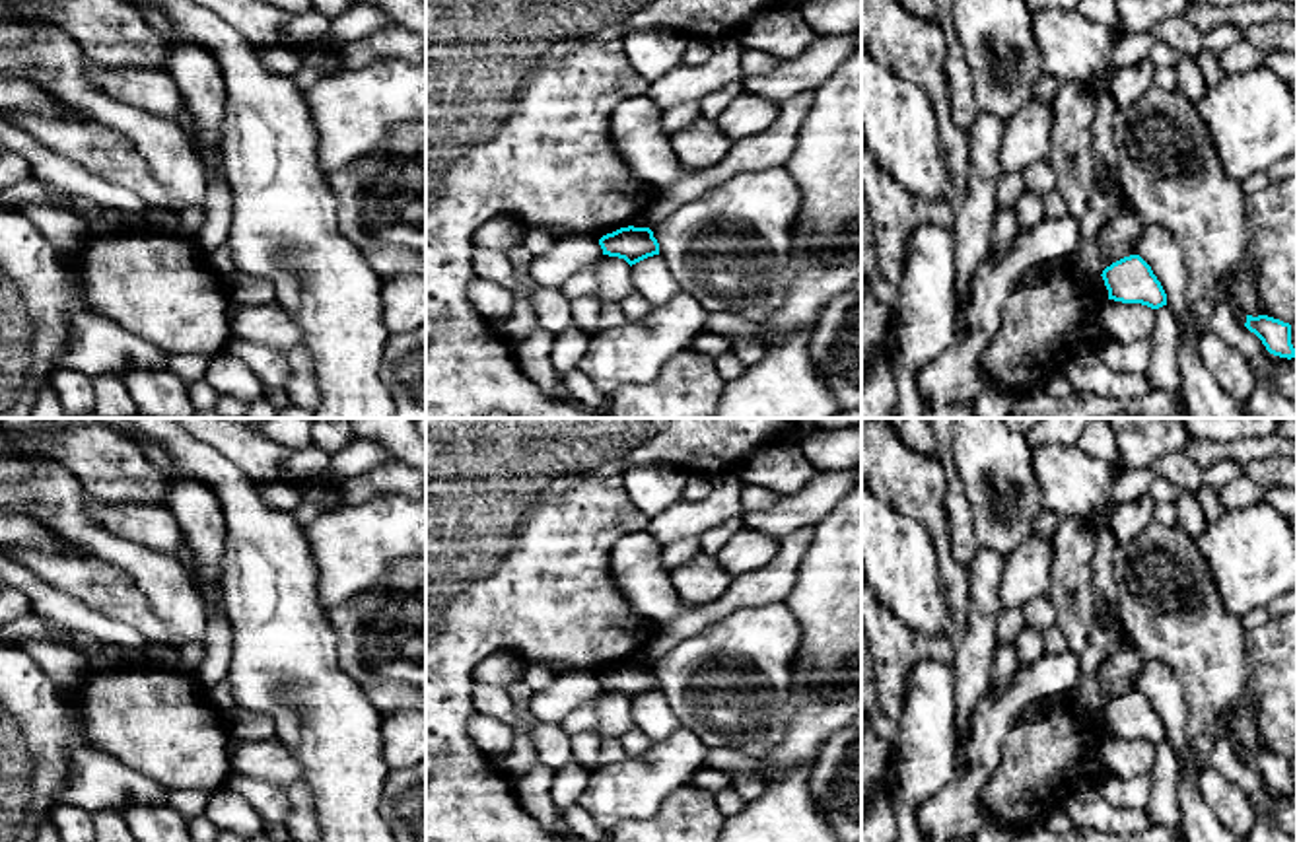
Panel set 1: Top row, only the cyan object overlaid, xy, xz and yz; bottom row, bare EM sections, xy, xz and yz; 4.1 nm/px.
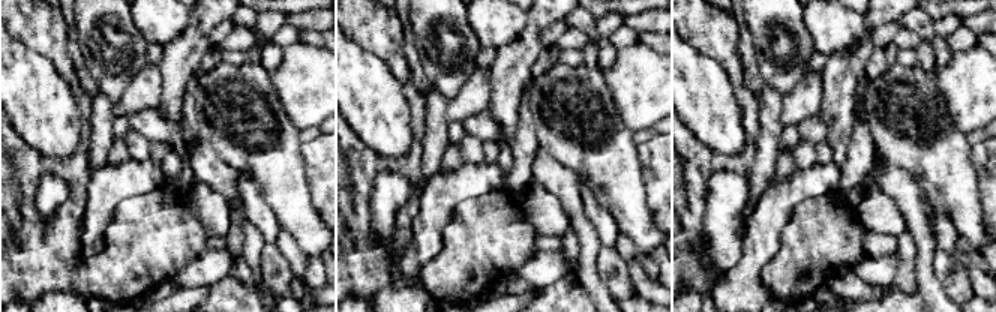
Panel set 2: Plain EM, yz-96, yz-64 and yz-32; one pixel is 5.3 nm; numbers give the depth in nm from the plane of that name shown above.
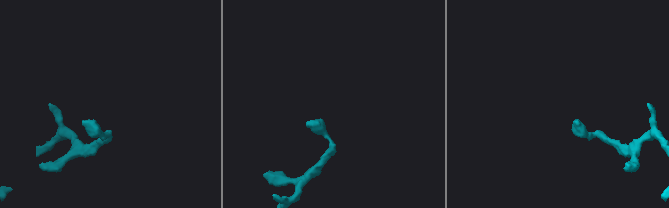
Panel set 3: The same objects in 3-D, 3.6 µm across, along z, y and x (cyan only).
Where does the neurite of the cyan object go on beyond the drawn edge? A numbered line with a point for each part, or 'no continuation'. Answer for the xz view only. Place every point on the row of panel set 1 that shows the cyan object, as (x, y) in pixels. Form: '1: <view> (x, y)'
no continuation

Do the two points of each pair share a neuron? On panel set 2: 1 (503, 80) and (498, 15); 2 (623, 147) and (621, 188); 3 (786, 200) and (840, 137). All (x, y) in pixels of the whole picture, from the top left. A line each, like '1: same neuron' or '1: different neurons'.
1: different neurons
2: same neuron
3: different neurons

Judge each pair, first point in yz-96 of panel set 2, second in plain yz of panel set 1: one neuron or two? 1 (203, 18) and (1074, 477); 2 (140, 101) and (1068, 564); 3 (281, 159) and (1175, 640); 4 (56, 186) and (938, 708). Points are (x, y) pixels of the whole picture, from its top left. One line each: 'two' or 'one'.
1: two
2: two
3: one
4: one

